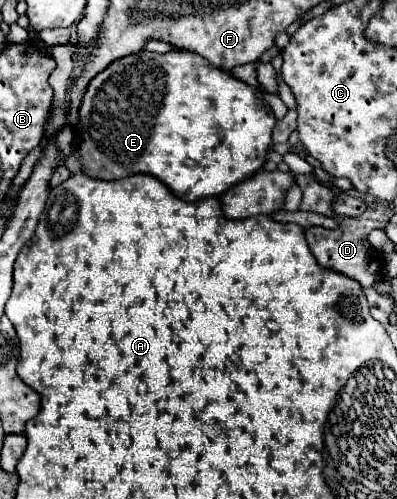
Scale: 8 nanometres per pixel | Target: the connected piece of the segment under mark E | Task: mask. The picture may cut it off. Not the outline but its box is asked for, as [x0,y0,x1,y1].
[77,50,277,202]

